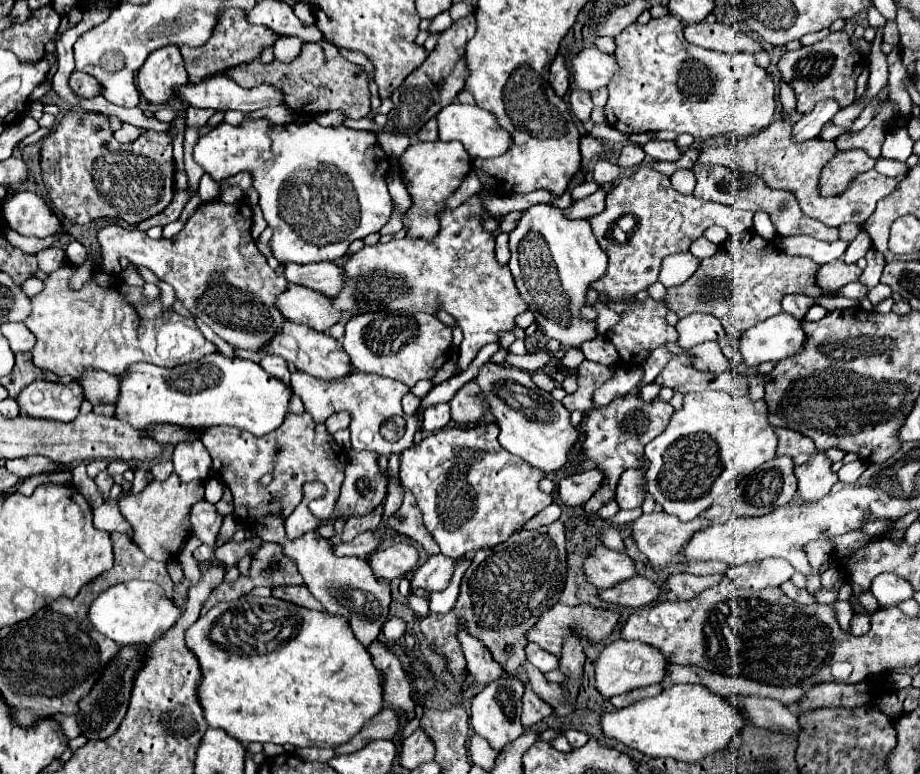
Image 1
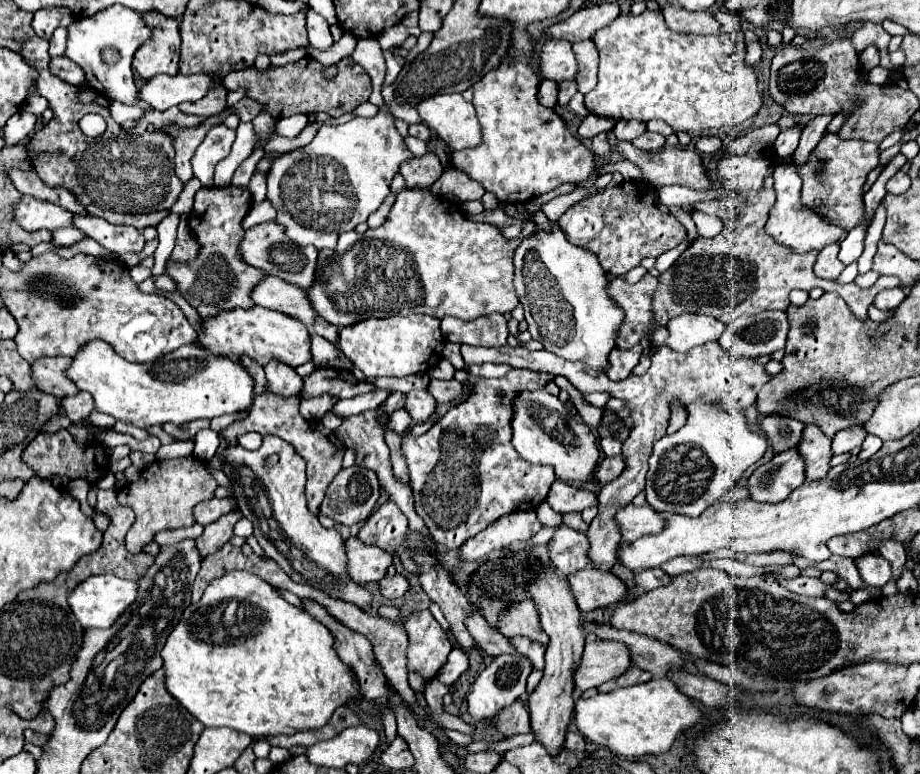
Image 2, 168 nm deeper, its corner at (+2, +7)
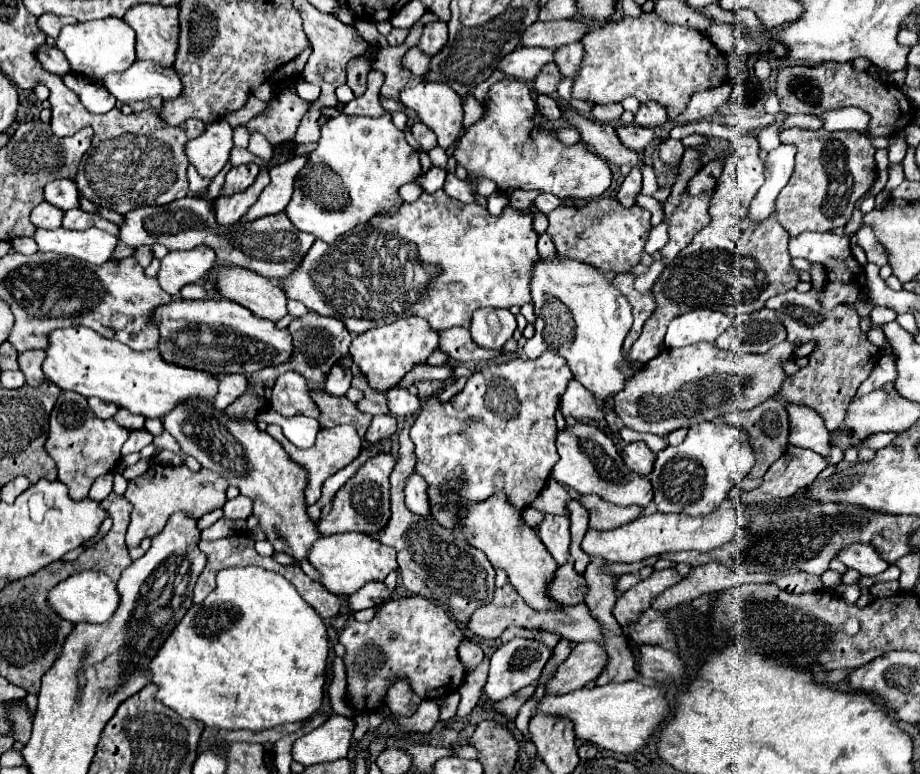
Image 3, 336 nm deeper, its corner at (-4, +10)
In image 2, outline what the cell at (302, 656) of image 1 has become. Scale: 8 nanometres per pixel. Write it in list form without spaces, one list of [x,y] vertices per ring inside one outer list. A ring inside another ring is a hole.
[[[234,571],[230,575],[224,575],[216,581],[212,581],[208,585],[208,589],[204,591],[202,599],[194,605],[190,605],[180,623],[174,627],[174,631],[170,633],[164,649],[162,649],[162,659],[164,659],[164,669],[166,669],[166,687],[170,691],[170,695],[174,695],[198,721],[202,721],[204,727],[230,727],[234,731],[242,731],[248,733],[250,737],[256,735],[294,735],[298,731],[308,731],[308,729],[320,729],[324,727],[332,713],[352,701],[360,701],[362,693],[360,693],[360,683],[358,677],[354,673],[354,669],[350,665],[346,665],[336,649],[334,649],[334,635],[316,619],[312,619],[304,609],[290,605],[288,601],[284,601],[272,585],[268,585],[266,581],[262,581],[258,575],[250,575],[246,571]]]

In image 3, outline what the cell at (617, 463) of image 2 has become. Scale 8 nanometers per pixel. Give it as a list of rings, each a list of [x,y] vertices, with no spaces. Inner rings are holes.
[[[632,442],[620,448],[620,456],[624,458],[626,466],[640,474],[650,474],[654,468],[654,454],[644,442]]]

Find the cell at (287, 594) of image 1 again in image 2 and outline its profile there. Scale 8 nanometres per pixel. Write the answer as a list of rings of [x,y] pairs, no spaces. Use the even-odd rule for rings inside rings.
[[[304,599],[302,609],[308,611],[314,619],[324,623],[332,631],[332,635],[336,637],[336,651],[344,663],[350,663],[354,667],[354,671],[360,679],[364,697],[368,701],[372,701],[376,697],[388,697],[390,691],[386,689],[386,677],[384,677],[380,665],[376,665],[376,661],[374,661],[370,641],[364,635],[354,633],[348,627],[344,627],[338,619],[334,619],[328,613],[326,607],[322,607],[320,603],[314,603],[312,599]]]

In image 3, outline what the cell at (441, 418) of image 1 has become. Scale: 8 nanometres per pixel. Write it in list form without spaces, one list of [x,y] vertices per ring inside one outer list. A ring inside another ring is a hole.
[[[392,388],[386,392],[386,402],[390,408],[390,414],[396,418],[406,418],[414,416],[420,410],[420,400],[418,396],[410,394],[406,388]]]

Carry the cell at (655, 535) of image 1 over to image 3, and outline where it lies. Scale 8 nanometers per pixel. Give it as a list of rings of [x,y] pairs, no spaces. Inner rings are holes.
[[[580,496],[576,498],[590,516],[588,528],[594,530],[610,530],[618,528],[620,524],[628,524],[628,520],[634,520],[636,516],[642,514],[642,508],[632,508],[632,506],[616,506],[608,504],[604,500],[596,500],[596,496]]]

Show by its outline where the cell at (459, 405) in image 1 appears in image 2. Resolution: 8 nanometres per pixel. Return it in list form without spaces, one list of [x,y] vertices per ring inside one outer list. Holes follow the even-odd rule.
[[[432,379],[428,391],[434,395],[434,399],[436,399],[438,405],[452,405],[456,399],[464,397],[466,387],[464,387],[464,383],[460,383],[456,379],[450,379],[450,381]]]

